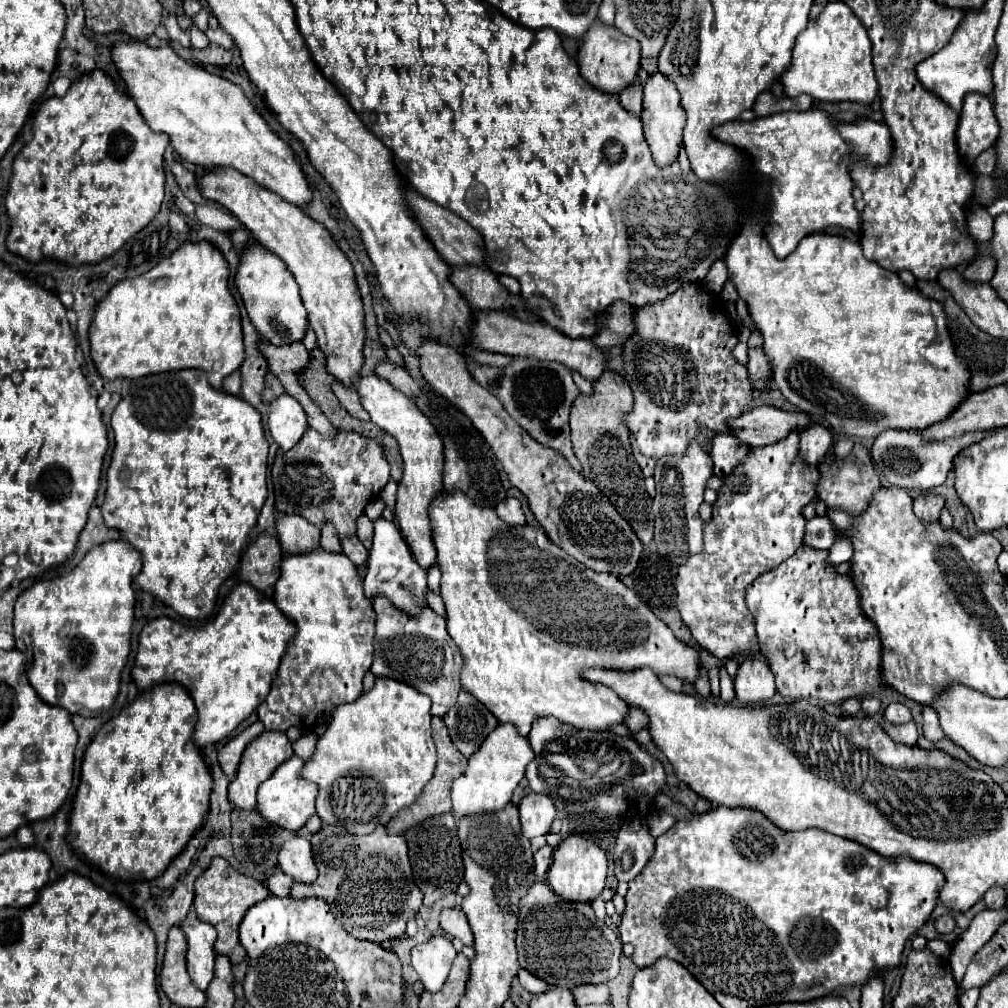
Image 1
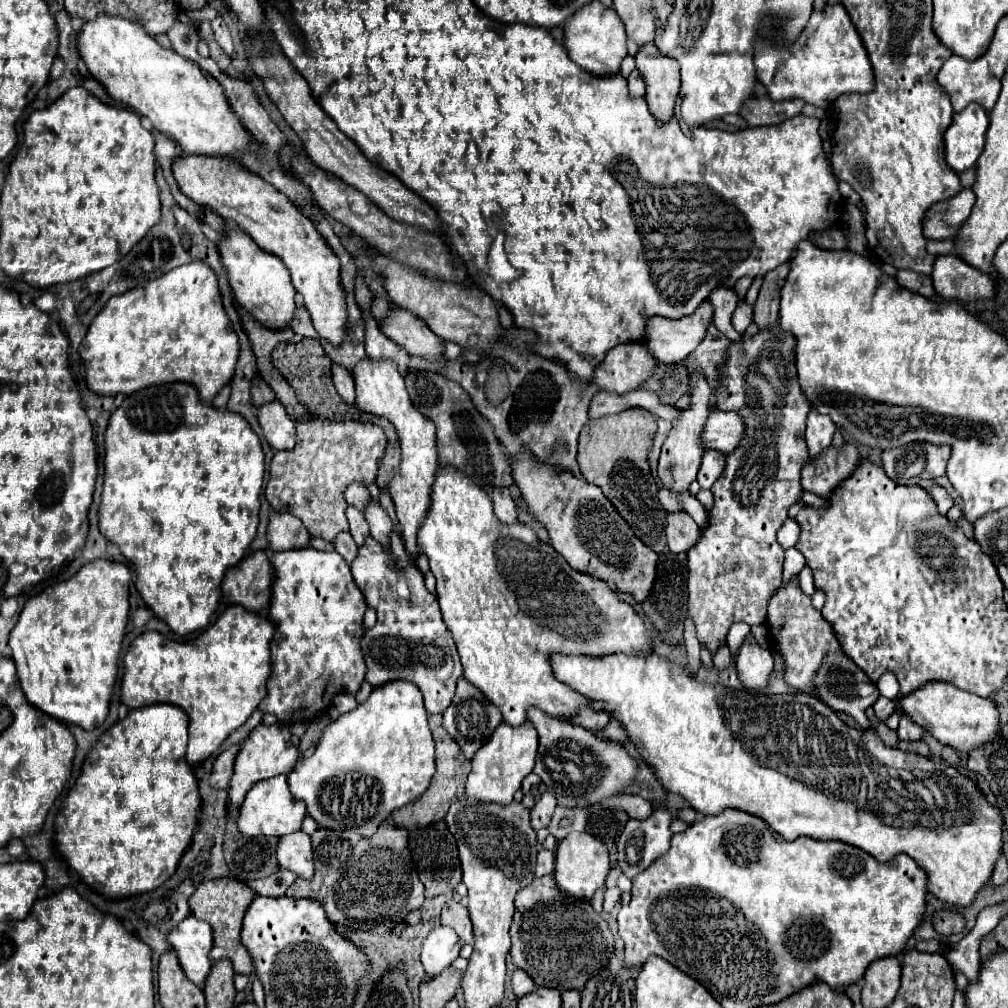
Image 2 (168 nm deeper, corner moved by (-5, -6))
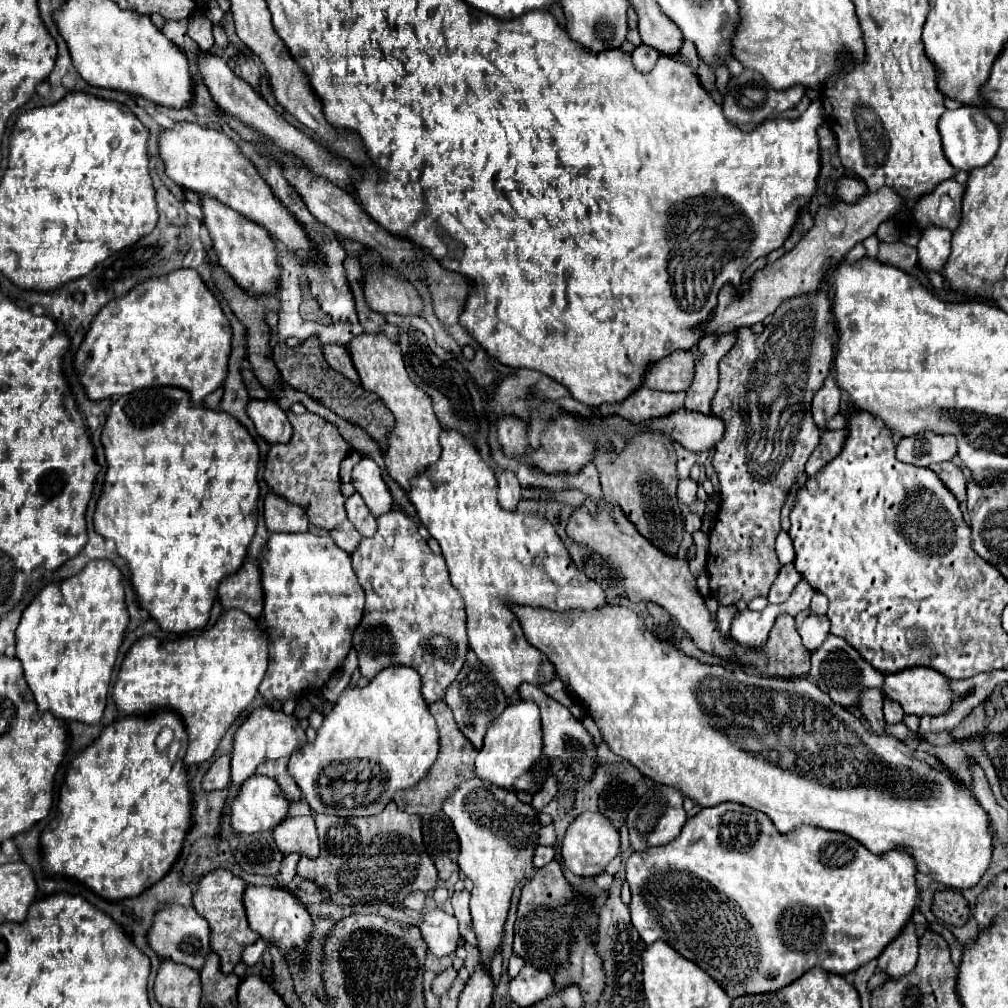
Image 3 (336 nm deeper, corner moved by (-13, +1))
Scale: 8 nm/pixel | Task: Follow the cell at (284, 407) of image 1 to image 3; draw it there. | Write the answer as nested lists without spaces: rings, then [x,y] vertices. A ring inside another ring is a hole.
[[[272,399],[250,401],[248,417],[254,421],[258,435],[268,443],[288,443],[288,439],[292,437],[292,425],[288,425],[286,413]]]

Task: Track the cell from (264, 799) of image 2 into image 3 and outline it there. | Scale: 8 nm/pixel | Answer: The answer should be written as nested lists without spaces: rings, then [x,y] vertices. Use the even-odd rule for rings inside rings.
[[[252,775],[230,801],[230,823],[238,833],[258,833],[274,829],[286,819],[290,803],[274,779]]]

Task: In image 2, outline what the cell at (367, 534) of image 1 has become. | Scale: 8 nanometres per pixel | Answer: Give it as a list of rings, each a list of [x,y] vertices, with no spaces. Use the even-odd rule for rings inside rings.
[[[348,506],[346,516],[348,516],[348,522],[350,522],[350,534],[354,536],[356,544],[358,544],[358,546],[362,546],[362,544],[366,542],[366,538],[370,536],[368,522],[366,522],[364,514],[362,514],[362,512],[358,512],[354,506]]]

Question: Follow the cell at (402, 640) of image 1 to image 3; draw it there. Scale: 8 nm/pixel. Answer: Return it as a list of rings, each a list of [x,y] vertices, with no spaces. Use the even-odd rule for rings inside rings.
[[[398,509],[380,515],[378,531],[374,537],[362,537],[356,551],[350,553],[352,569],[358,577],[360,587],[366,593],[364,617],[356,627],[352,647],[358,653],[358,669],[366,679],[372,679],[376,671],[390,667],[392,663],[402,663],[414,667],[422,679],[422,697],[426,703],[440,701],[448,689],[448,685],[456,679],[460,667],[464,665],[464,657],[468,651],[466,639],[466,611],[460,593],[452,589],[446,563],[442,555],[432,553],[424,537],[418,533],[418,525],[414,519],[404,515]]]

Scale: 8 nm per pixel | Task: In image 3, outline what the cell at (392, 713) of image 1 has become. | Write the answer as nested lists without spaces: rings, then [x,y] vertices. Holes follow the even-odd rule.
[[[400,663],[380,671],[366,687],[346,687],[332,711],[324,717],[316,739],[292,753],[288,773],[298,783],[314,813],[336,817],[378,815],[398,789],[414,787],[430,771],[438,757],[438,727],[420,693],[420,675]]]

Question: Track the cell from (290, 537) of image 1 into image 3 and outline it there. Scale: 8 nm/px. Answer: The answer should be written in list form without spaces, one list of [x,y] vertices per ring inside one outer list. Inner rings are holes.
[[[272,491],[264,499],[264,521],[270,533],[304,533],[308,531],[308,517],[304,509],[280,499]]]

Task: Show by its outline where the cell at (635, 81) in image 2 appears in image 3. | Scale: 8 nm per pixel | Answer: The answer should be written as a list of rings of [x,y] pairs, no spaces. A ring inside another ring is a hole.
[[[644,43],[638,45],[638,47],[634,47],[634,51],[632,51],[632,61],[634,61],[634,65],[636,65],[640,71],[652,69],[654,63],[658,61],[658,57],[660,57],[660,53],[658,53],[656,49],[644,45]]]

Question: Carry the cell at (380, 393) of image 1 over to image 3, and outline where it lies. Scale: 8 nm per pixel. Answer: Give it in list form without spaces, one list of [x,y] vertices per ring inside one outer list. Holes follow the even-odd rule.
[[[364,333],[352,339],[348,345],[352,363],[360,375],[362,385],[368,391],[374,391],[380,395],[380,399],[388,405],[388,409],[394,415],[394,431],[388,439],[388,445],[384,447],[384,461],[390,477],[400,483],[404,491],[410,489],[410,479],[418,475],[418,471],[426,469],[428,465],[436,463],[440,459],[442,447],[440,447],[440,433],[442,427],[432,411],[432,399],[412,383],[402,351],[398,343],[390,341],[384,333]]]

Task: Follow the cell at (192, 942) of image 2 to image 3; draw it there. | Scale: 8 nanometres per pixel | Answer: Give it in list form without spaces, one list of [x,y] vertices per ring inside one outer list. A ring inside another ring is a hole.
[[[166,903],[148,929],[148,945],[158,953],[160,959],[170,959],[174,963],[182,963],[200,971],[210,953],[210,927],[194,907]]]

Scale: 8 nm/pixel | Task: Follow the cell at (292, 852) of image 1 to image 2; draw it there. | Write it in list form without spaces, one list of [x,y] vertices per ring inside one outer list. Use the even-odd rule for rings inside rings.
[[[304,832],[282,836],[278,844],[278,864],[294,872],[298,878],[310,880],[314,874],[310,836]]]

